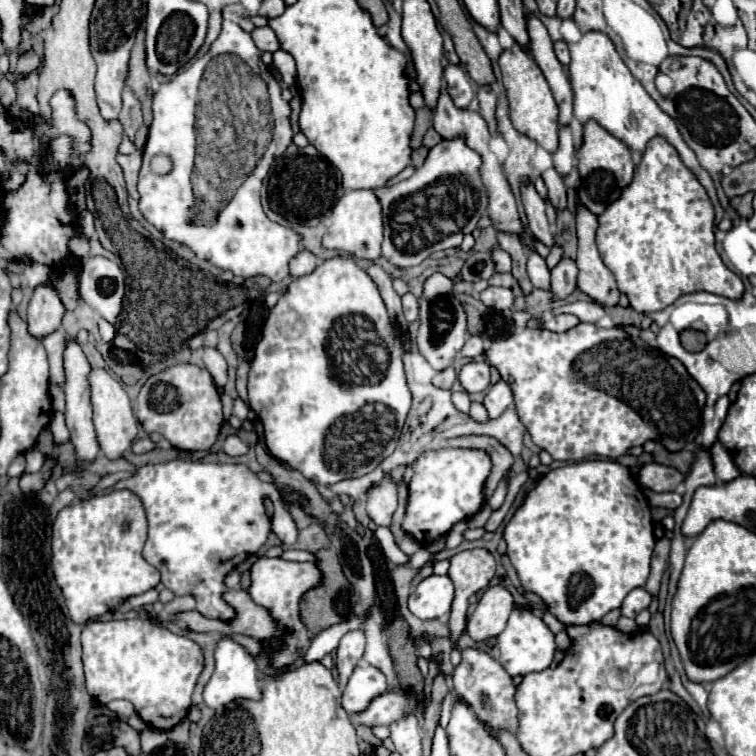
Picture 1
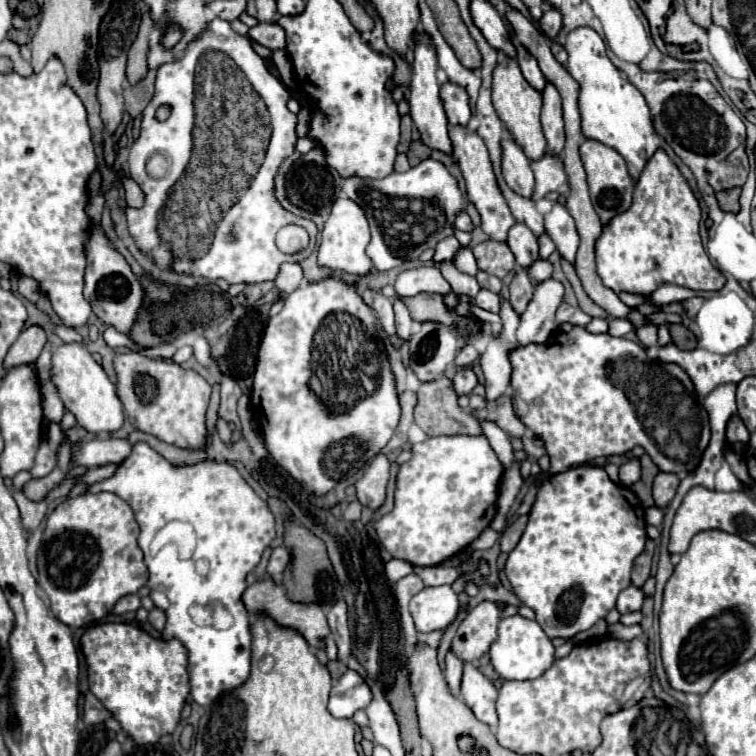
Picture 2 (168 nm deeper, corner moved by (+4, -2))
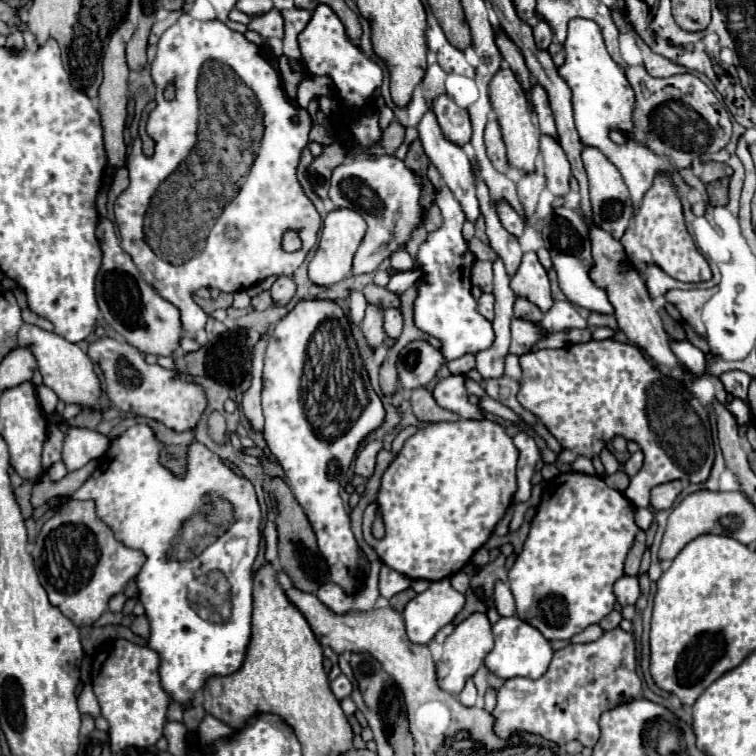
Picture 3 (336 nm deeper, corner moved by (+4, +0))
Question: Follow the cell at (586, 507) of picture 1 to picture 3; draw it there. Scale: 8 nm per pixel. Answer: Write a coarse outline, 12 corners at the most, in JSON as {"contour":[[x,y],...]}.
{"contour":[[601,476],[549,480],[509,570],[517,616],[607,616],[639,530]]}

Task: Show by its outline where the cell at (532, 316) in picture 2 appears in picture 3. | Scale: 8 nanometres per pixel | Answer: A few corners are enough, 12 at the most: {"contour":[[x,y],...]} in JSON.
{"contour":[[525,320],[511,322],[509,354],[527,354],[541,340],[541,328]]}

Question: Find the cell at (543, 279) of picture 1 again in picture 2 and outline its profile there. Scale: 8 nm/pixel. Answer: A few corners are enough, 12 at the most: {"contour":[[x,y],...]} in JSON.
{"contour":[[525,226],[509,230],[507,244],[521,268],[537,258],[537,236]]}

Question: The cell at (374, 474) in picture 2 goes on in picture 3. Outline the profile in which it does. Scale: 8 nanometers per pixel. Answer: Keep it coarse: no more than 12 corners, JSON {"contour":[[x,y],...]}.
{"contour":[[381,440],[367,442],[355,458],[355,472],[369,478]]}

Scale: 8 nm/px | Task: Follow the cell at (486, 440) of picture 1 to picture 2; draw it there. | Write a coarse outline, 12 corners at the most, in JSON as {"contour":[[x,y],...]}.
{"contour":[[449,378],[423,382],[415,422],[427,436],[481,436]]}

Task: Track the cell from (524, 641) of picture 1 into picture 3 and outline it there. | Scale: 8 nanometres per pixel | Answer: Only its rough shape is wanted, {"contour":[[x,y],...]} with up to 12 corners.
{"contour":[[517,616],[493,624],[485,656],[503,680],[541,678],[553,658],[549,640]]}

